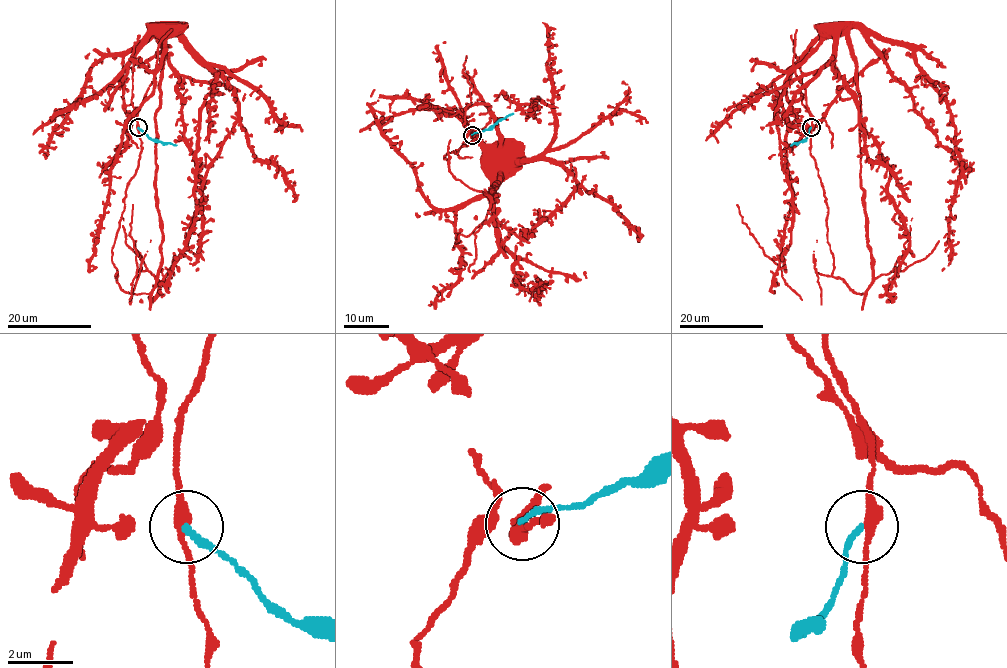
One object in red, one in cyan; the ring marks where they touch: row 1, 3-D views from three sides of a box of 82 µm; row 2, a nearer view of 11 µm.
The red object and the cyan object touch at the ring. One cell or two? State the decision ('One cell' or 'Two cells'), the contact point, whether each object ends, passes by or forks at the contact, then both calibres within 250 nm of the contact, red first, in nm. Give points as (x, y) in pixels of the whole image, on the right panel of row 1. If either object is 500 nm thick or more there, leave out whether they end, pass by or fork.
Two cells. Place: (811, 127). At the ring red passes by. At the ring cyan ends. Thickness 300 nm (red) against 190 nm

